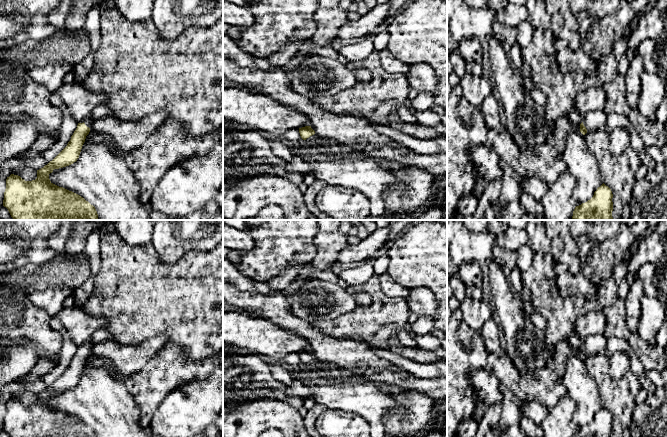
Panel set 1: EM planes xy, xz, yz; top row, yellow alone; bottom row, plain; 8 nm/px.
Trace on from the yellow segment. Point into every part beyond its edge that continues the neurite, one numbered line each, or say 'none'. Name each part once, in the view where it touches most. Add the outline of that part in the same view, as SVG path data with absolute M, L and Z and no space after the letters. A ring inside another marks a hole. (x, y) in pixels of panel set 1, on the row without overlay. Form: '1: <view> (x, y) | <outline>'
1: xz (339, 376) | M316 358L304 364L304 368L314 377L327 379L331 381L333 385L346 385L346 383L349 382L350 373L347 369L318 361Z

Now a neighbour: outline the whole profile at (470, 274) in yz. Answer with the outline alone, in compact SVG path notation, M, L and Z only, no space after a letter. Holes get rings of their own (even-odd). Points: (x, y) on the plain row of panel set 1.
M478 262L462 264L457 271L458 278L465 286L479 286L483 283L483 273Z

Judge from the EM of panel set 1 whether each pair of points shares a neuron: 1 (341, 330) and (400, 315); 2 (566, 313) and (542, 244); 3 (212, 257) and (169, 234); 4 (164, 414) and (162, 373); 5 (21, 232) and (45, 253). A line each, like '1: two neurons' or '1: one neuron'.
1: one neuron
2: one neuron
3: two neurons
4: two neurons
5: one neuron

